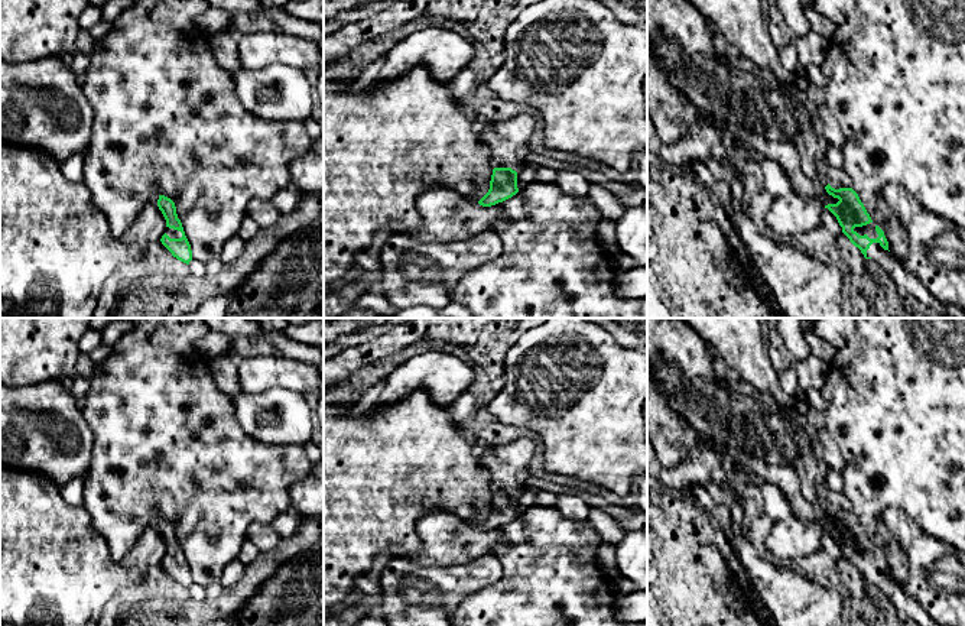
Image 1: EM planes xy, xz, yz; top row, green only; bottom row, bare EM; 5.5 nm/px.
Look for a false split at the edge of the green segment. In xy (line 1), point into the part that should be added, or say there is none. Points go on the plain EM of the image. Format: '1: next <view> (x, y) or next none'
1: next xy (172, 557)

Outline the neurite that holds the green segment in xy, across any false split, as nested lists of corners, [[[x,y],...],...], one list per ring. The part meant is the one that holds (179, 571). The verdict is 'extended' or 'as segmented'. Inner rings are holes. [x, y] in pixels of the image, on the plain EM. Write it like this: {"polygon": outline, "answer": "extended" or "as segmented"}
{"polygon": [[[159,519],[157,531],[166,544],[166,554],[160,562],[162,568],[172,577],[173,581],[189,588],[192,584],[192,574],[182,546],[178,542],[175,526],[165,519]]], "answer": "extended"}

